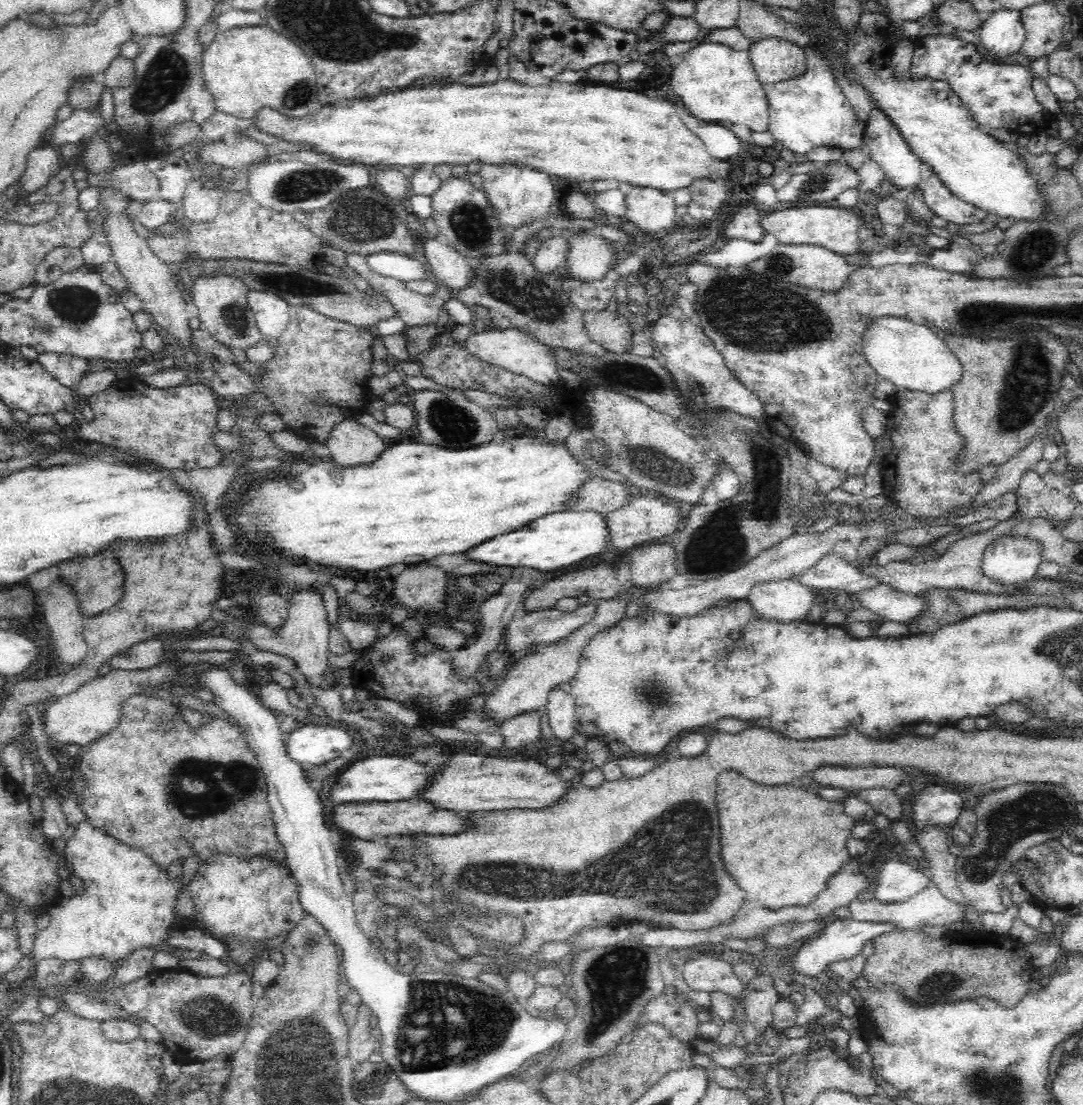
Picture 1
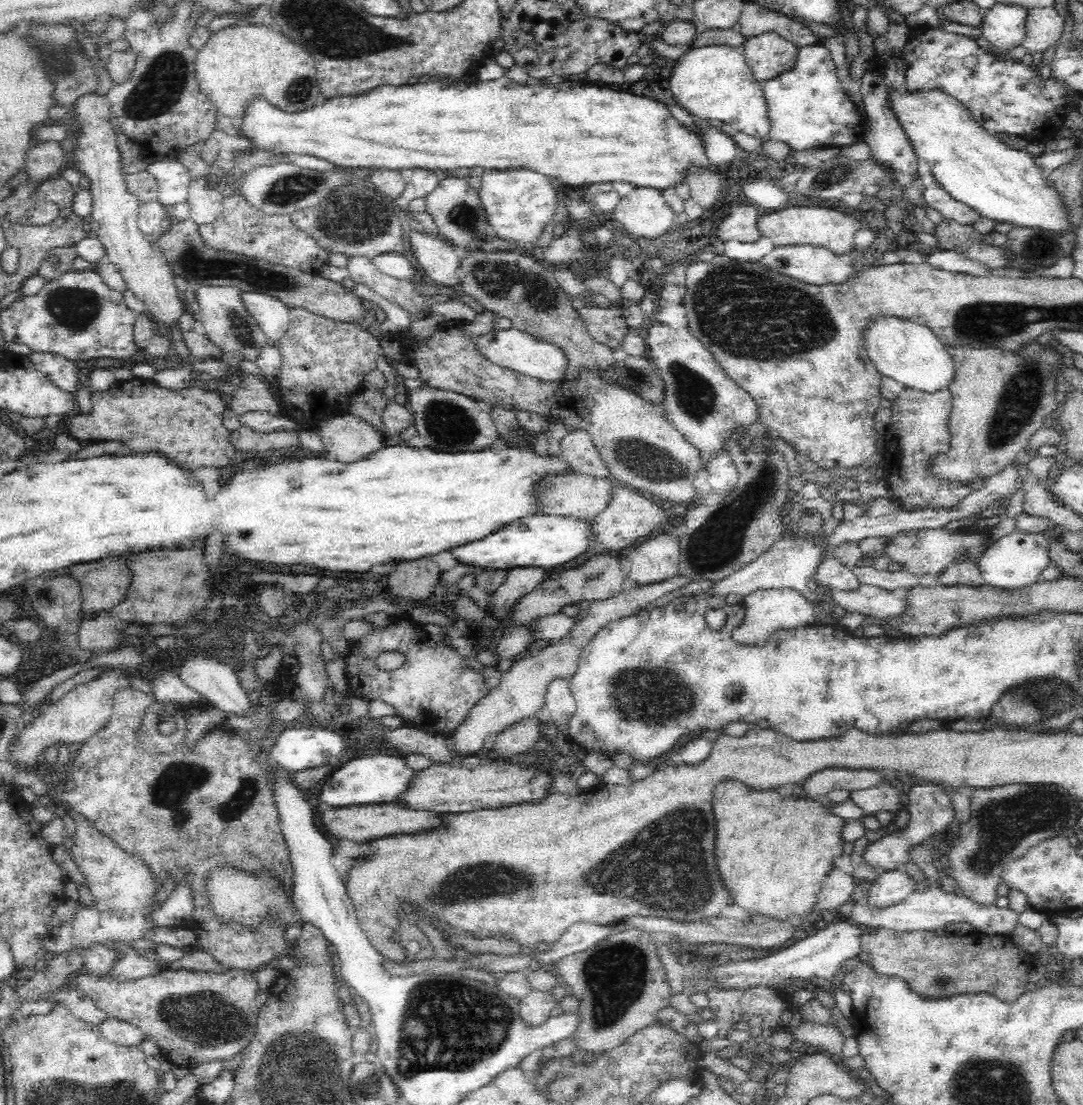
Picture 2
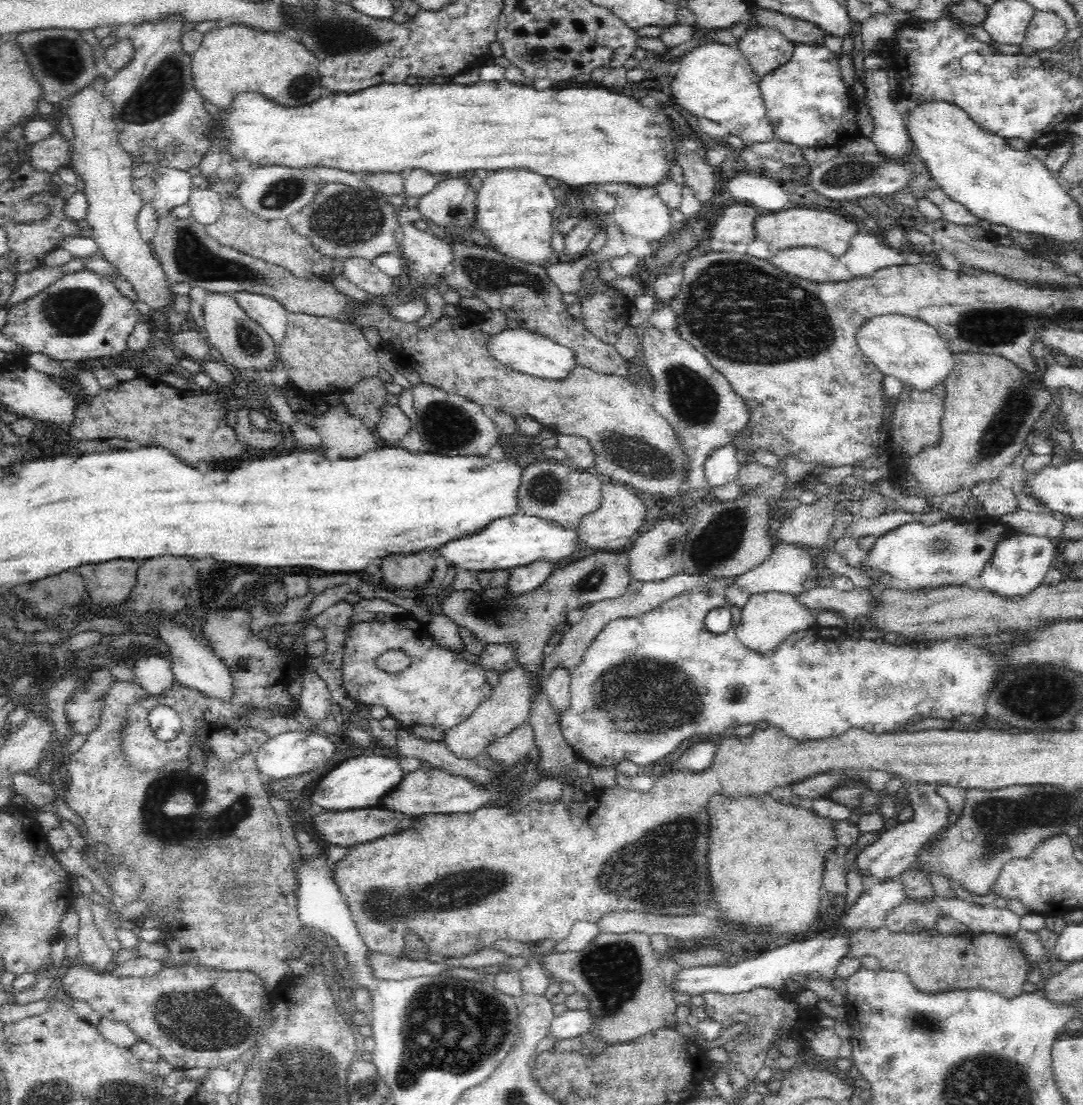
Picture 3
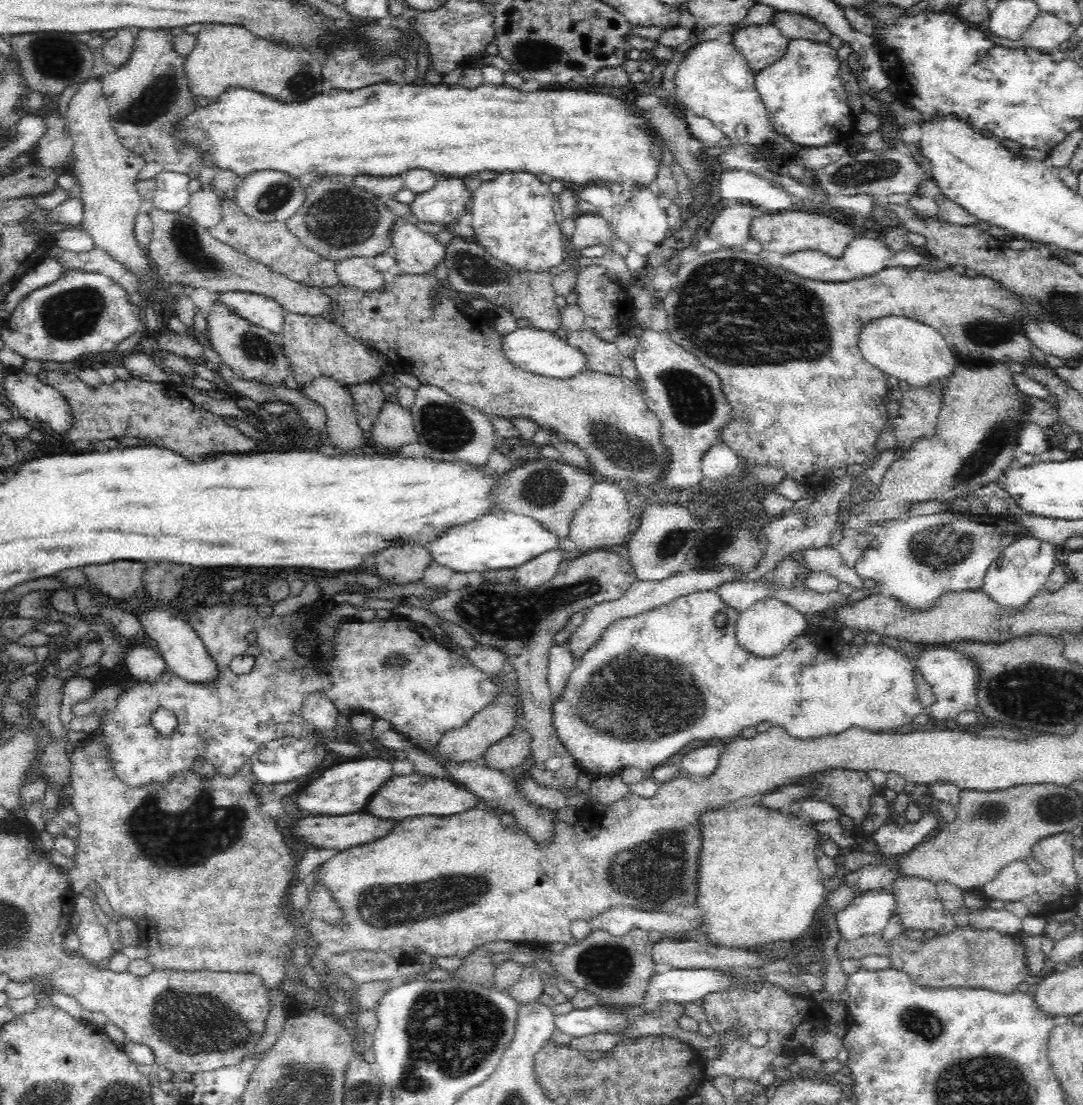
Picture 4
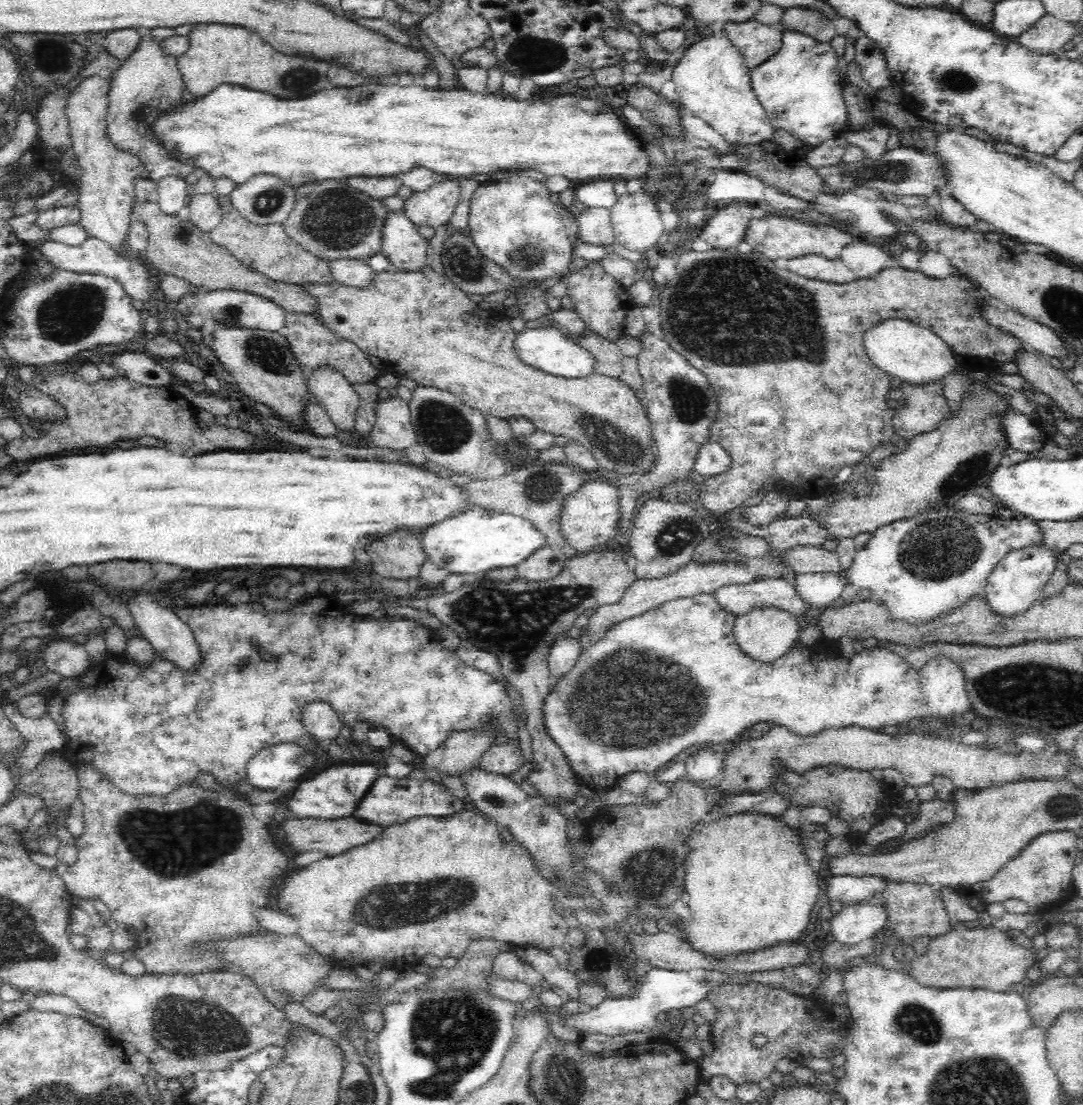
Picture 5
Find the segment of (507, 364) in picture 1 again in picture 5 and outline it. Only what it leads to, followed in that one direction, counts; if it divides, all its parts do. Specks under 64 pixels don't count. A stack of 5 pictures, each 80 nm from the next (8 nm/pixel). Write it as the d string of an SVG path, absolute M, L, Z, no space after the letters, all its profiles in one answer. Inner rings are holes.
M555 327L527 328L522 332L516 332L511 340L511 349L520 363L552 376L571 379L594 373L594 357L580 348L567 332Z

